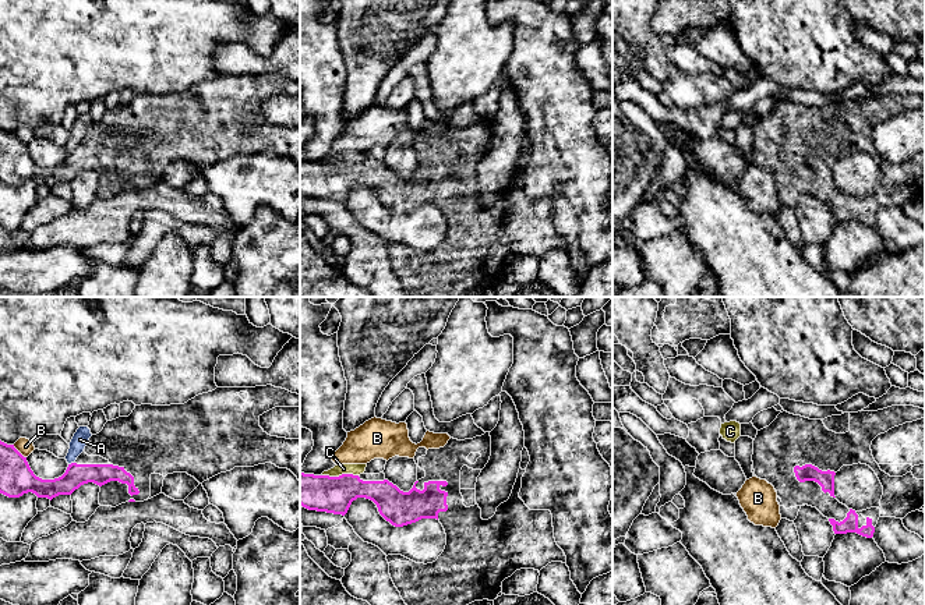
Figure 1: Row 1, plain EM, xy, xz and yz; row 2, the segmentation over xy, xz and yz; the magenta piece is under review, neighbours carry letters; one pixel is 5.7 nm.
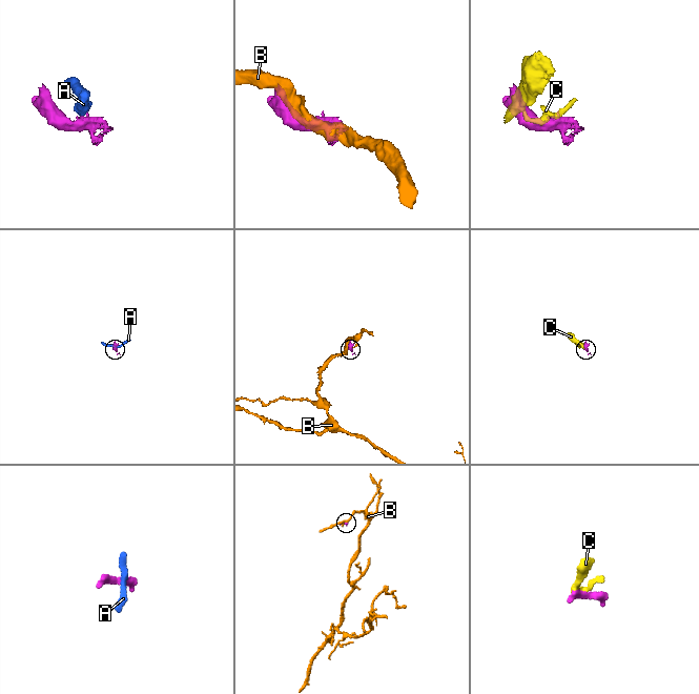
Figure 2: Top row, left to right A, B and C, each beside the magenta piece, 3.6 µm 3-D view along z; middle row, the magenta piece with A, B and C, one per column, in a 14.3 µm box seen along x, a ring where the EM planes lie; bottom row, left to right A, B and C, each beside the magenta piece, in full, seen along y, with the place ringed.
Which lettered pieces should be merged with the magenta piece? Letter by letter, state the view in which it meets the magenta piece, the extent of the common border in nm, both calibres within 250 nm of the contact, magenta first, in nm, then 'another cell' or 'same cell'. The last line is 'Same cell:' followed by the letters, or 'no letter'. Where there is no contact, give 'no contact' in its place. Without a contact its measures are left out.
A: contact in xy; length 40 nm; calibres 130 and 90 nm; another cell
B: contact in xy; length 110 nm; calibres 190 and 90 nm; another cell
C: contact in xz; length 200 nm; calibres 200 and 60 nm; another cell
Same cell: no letter

